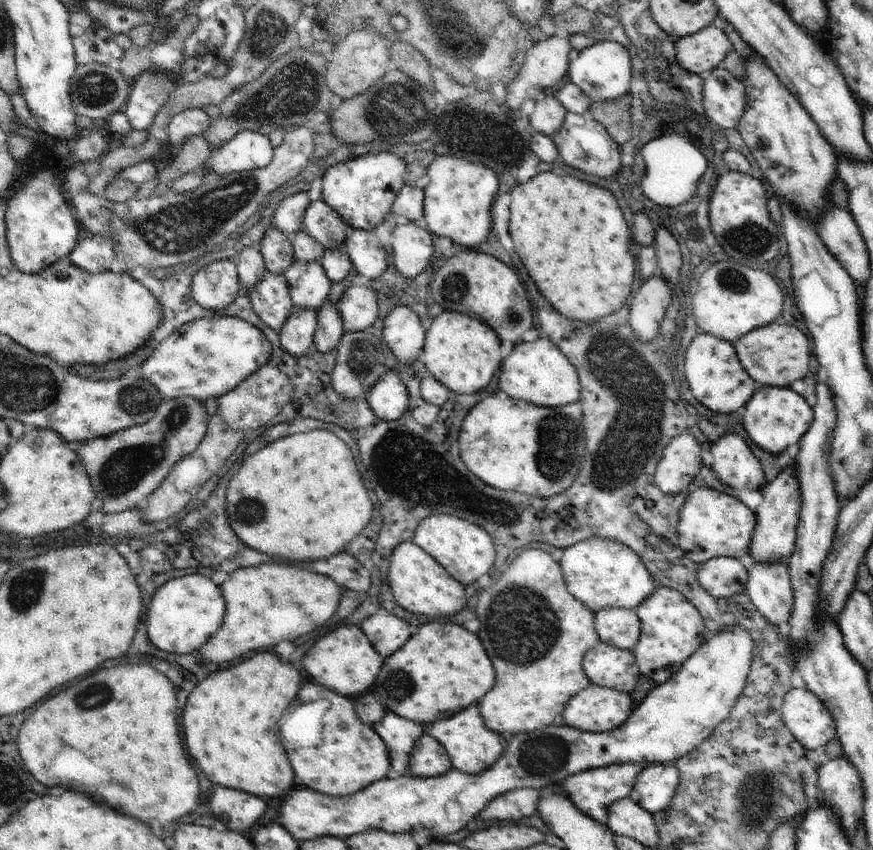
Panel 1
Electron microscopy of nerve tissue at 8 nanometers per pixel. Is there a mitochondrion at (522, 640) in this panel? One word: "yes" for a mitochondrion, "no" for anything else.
yes

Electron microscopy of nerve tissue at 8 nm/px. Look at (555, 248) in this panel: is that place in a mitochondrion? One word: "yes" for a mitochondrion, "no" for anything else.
no

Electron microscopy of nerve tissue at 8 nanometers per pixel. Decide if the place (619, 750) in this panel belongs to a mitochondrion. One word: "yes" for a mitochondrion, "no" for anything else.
no

